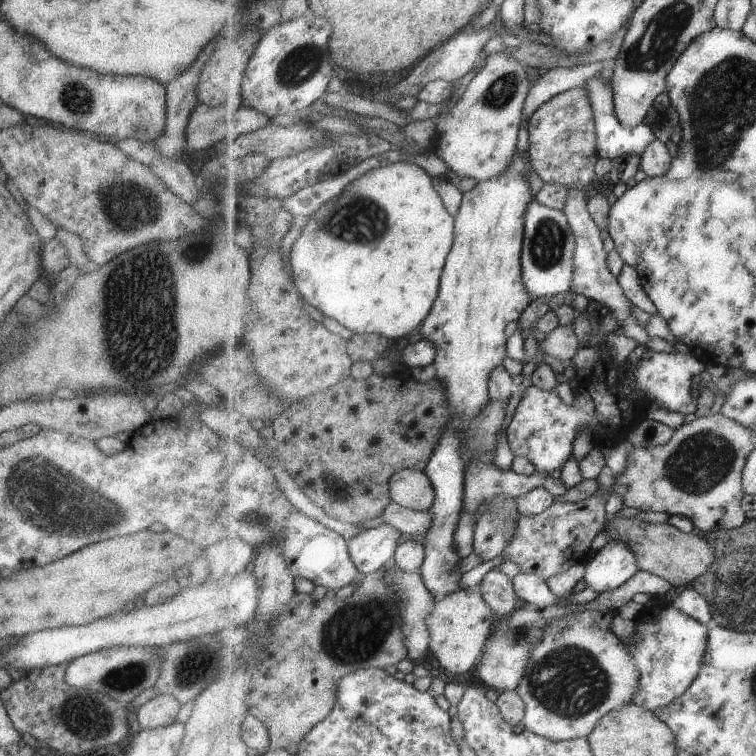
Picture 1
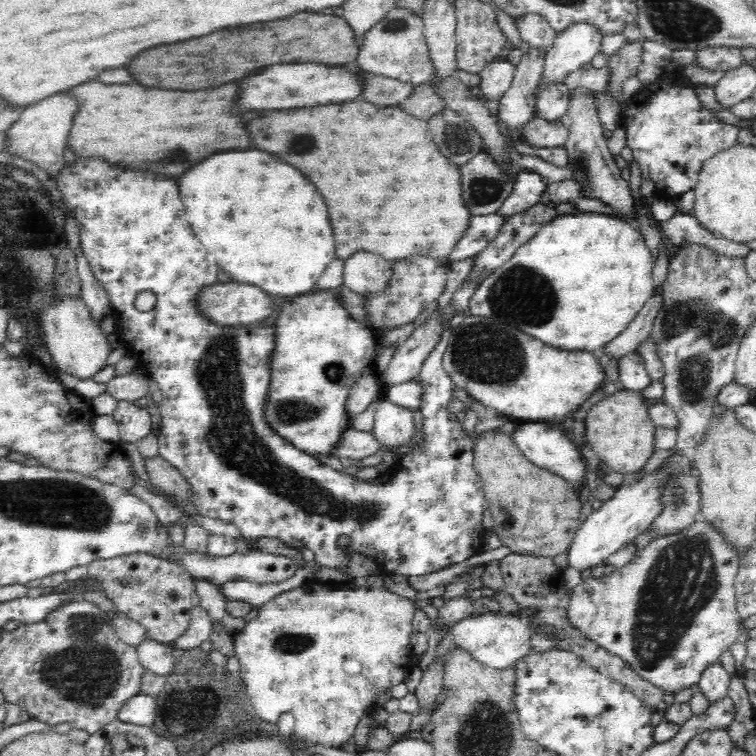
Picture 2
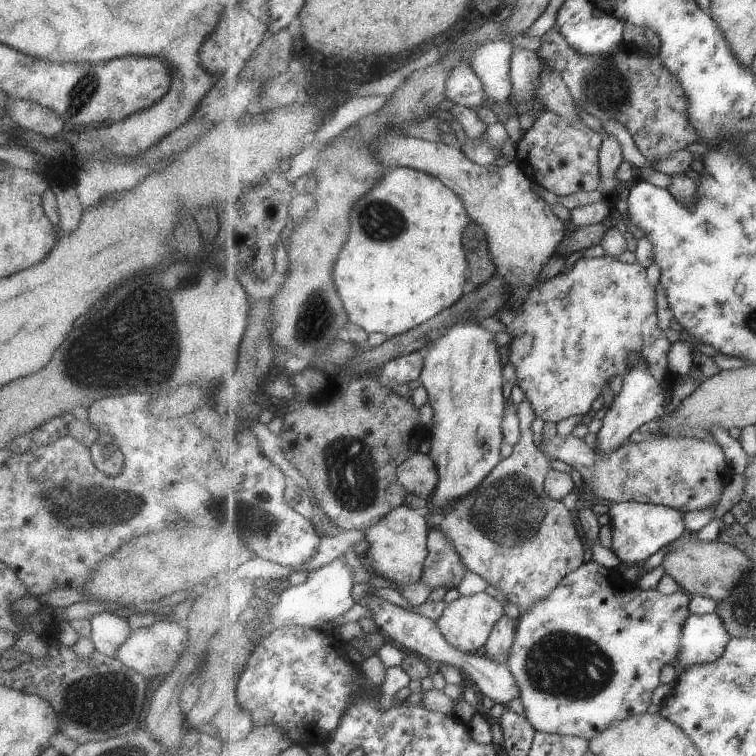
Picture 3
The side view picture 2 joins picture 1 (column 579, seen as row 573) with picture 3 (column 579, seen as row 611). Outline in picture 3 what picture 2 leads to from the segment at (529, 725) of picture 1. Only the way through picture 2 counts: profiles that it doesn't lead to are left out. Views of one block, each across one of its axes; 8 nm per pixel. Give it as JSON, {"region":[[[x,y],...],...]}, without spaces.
{"region":[[[593,558],[574,570],[571,574],[561,581],[559,586],[549,594],[549,598],[537,602],[531,610],[520,614],[517,629],[517,640],[511,648],[511,656],[507,660],[508,667],[512,670],[513,676],[517,678],[517,684],[521,686],[521,700],[525,704],[526,717],[532,722],[537,731],[545,733],[555,733],[571,738],[584,738],[593,740],[600,732],[607,730],[610,726],[629,717],[645,713],[651,706],[653,693],[659,686],[659,676],[661,676],[661,667],[663,665],[674,665],[677,667],[679,660],[679,650],[681,650],[681,634],[683,634],[683,625],[687,618],[691,616],[690,601],[692,595],[687,591],[675,592],[675,594],[664,595],[654,590],[641,590],[637,583],[624,579],[621,576],[620,569],[609,569],[599,566]]]}

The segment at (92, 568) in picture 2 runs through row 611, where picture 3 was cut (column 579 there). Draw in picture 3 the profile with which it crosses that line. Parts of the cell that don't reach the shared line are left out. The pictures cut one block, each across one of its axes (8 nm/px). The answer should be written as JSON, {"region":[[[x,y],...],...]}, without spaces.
{"region":[[[547,110],[516,145],[514,160],[540,187],[559,196],[602,189],[599,154],[604,138],[583,120],[567,120]]]}

